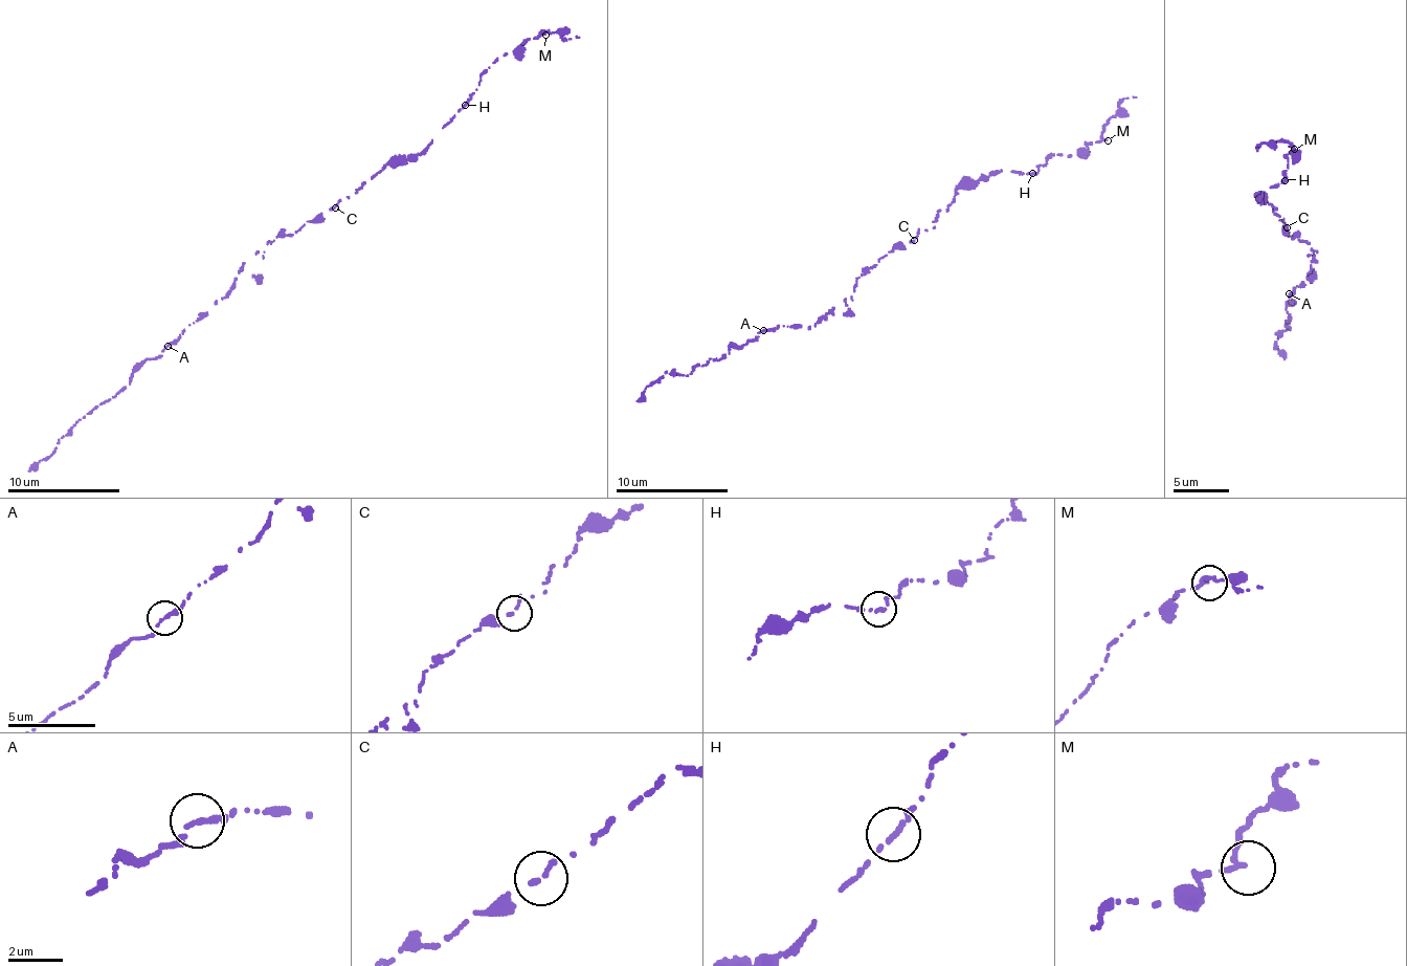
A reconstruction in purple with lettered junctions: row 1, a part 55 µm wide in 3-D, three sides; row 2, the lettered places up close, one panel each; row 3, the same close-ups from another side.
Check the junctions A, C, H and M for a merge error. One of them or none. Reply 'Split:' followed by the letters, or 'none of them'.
Split: none of them

